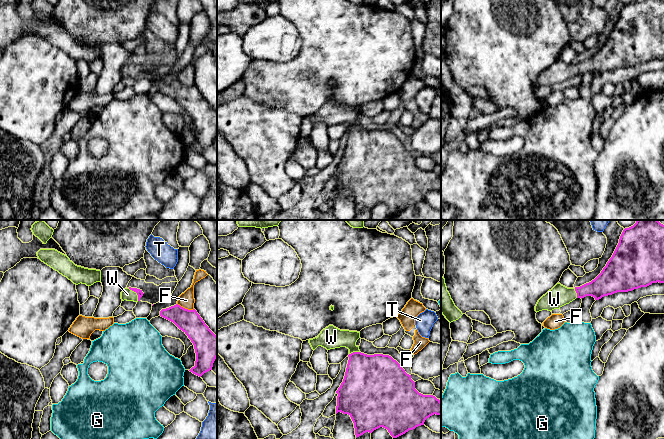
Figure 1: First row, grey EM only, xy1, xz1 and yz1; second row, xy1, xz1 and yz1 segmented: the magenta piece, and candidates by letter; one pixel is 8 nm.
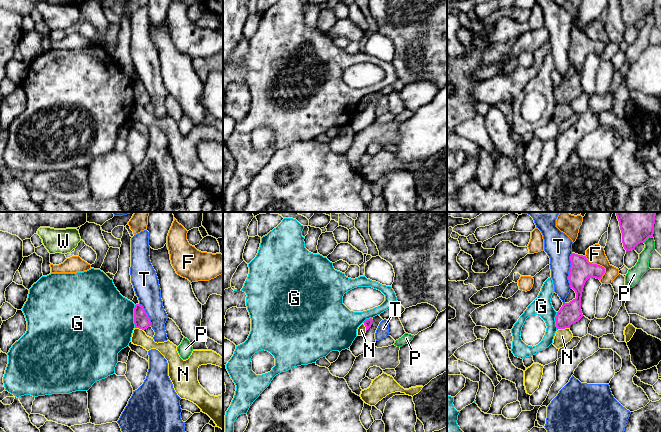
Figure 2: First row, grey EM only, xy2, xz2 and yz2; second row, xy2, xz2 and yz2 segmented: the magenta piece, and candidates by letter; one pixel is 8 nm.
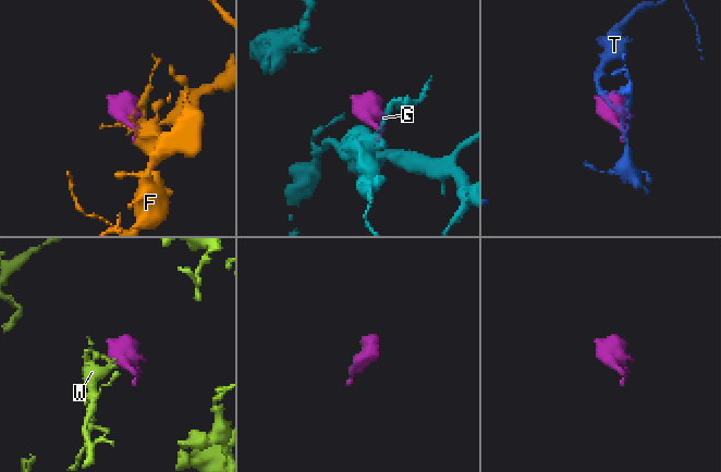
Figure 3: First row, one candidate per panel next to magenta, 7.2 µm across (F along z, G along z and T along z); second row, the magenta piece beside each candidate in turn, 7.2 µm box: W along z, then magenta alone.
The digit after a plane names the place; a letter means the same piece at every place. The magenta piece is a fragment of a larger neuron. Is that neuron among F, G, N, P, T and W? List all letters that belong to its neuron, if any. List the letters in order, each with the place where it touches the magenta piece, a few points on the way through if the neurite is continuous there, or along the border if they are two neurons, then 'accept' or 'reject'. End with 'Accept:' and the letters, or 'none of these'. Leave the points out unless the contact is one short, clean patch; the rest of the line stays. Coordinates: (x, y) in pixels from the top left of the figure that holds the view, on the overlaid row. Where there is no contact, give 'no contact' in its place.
F: yz2 (599, 265) | reject
G: xy2 (134, 316) | along xy2 (135, 305), (134, 327) | reject
N: yz2 (562, 328) | along yz2 (568, 327), (557, 330) | reject
P: yz2 (647, 238) | reject
T: yz2 (570, 270) | reject
W: xy1 (136, 292) | across xy1 (139, 292), (136, 292), (127, 294) | accept
Accept: W

